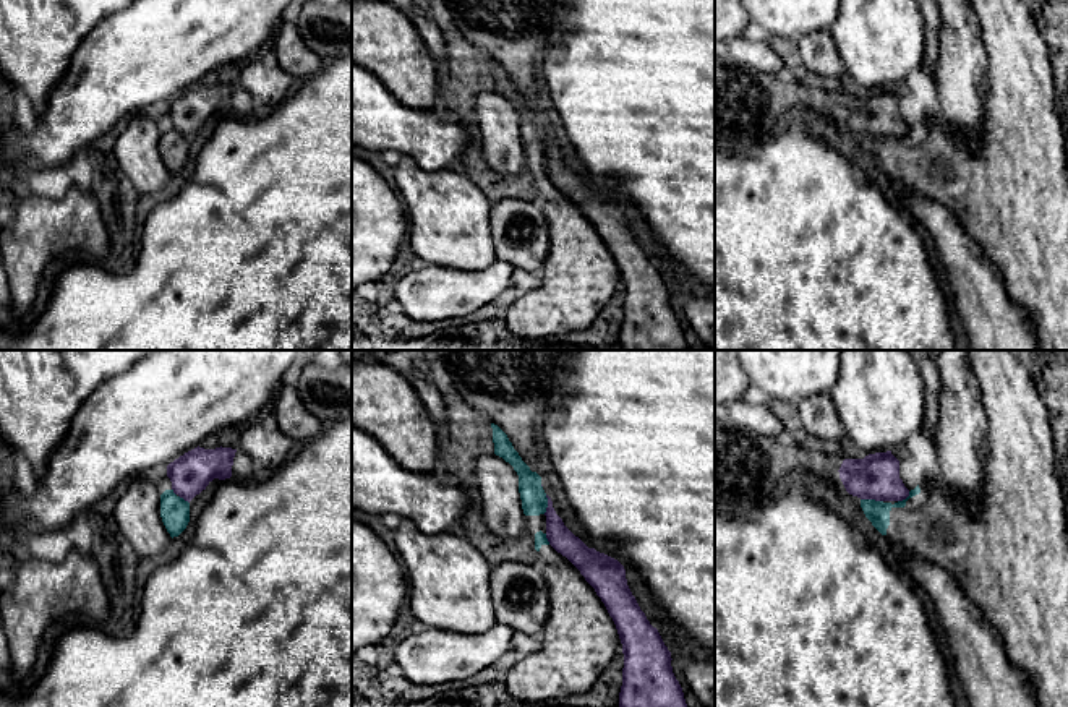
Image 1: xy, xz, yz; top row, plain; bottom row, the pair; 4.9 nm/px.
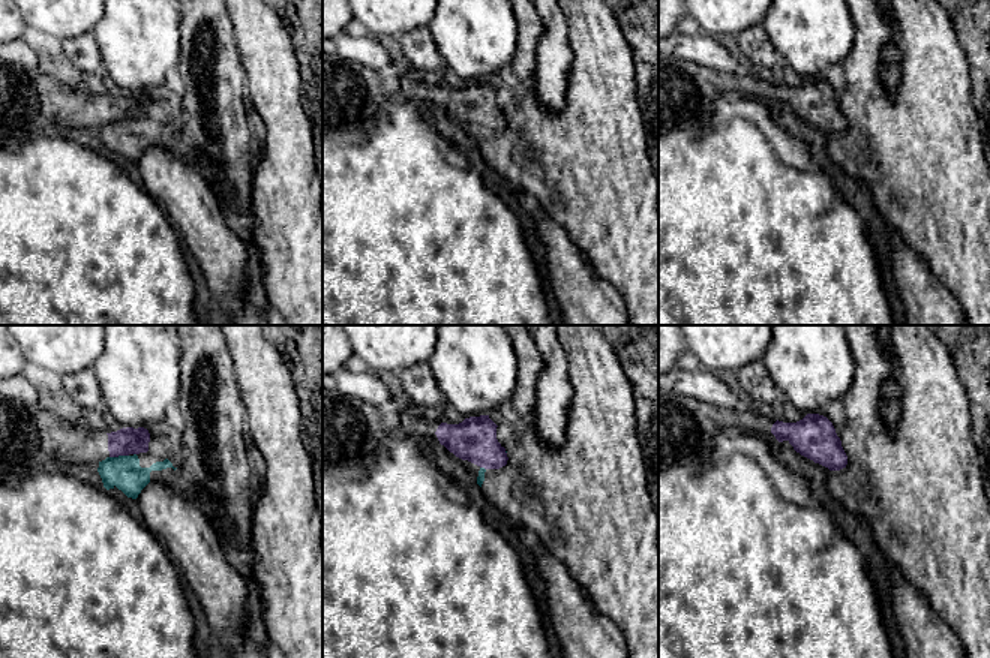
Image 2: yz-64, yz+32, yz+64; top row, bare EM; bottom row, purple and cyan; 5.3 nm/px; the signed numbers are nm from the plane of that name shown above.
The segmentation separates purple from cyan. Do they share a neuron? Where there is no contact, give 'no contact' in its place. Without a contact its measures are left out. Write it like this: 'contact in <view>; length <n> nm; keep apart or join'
contact in yz; length 110 nm; keep apart

